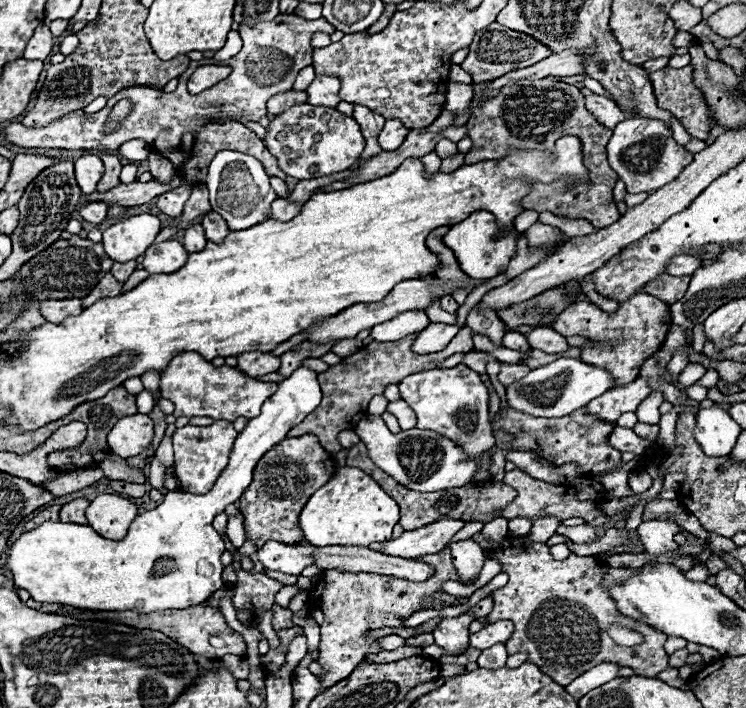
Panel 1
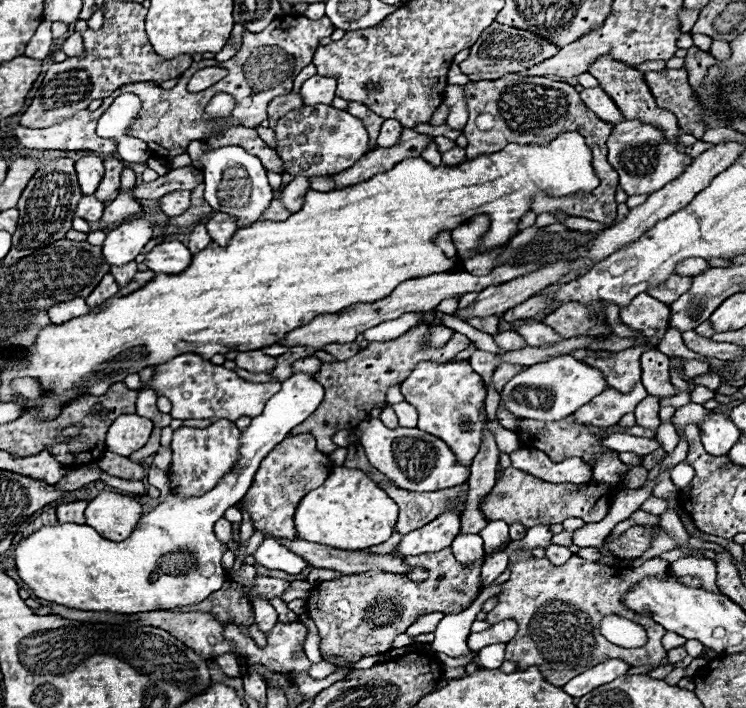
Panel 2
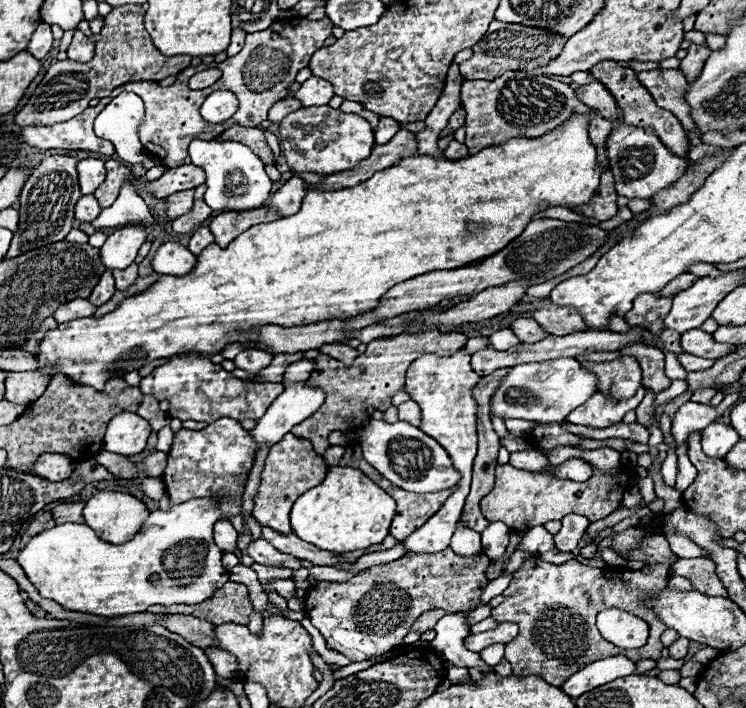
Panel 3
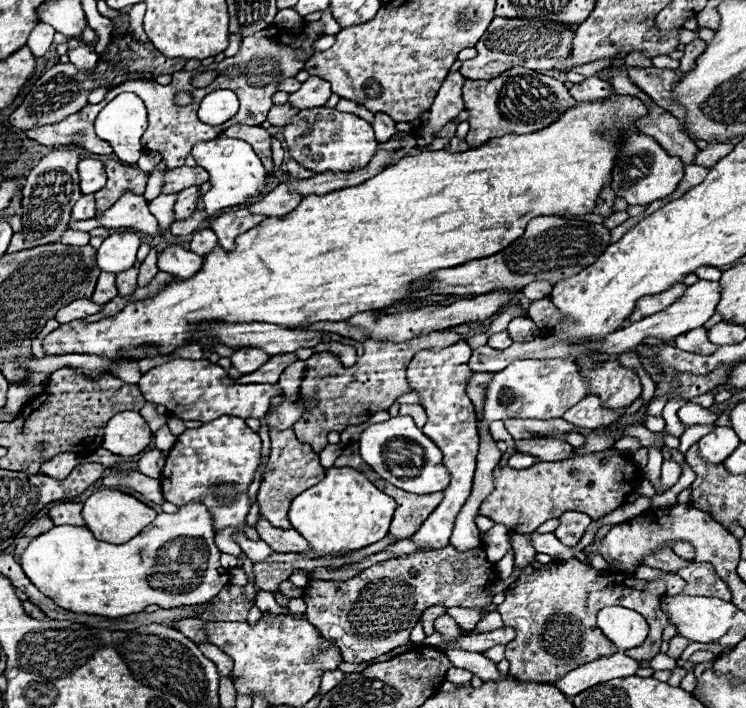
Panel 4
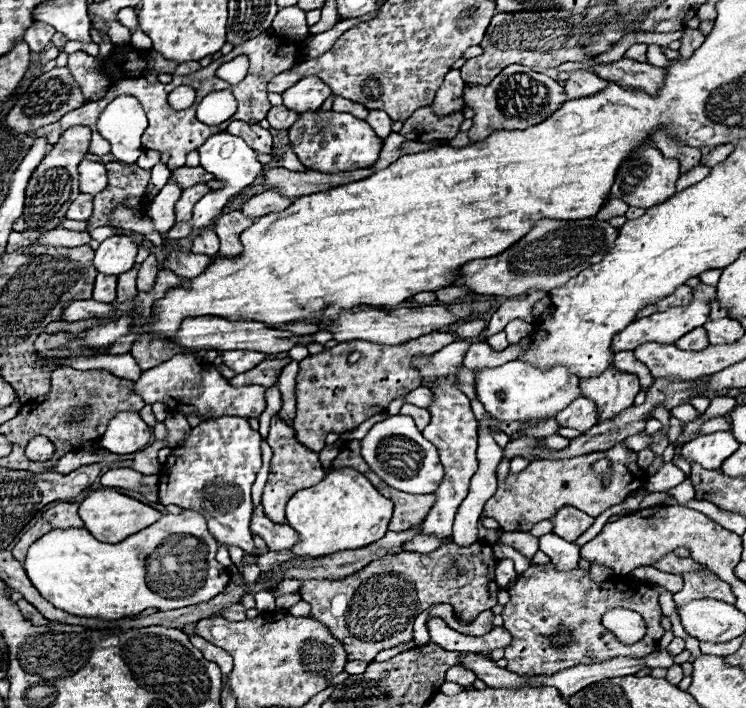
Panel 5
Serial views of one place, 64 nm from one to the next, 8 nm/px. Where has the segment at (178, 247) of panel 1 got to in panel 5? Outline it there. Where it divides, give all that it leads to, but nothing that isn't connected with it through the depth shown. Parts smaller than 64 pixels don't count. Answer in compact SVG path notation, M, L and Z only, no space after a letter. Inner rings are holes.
M172 252L162 266L166 270L172 270L176 276L180 278L196 278L198 274L202 274L208 264L212 262L210 256L206 254L192 254L192 252Z

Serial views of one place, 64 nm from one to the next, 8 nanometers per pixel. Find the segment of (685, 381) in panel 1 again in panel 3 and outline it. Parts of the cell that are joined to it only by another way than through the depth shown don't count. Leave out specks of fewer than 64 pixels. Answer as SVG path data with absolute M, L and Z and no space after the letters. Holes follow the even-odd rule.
M678 354L680 364L688 370L688 372L700 372L700 370L708 370L716 360L706 360L694 354Z

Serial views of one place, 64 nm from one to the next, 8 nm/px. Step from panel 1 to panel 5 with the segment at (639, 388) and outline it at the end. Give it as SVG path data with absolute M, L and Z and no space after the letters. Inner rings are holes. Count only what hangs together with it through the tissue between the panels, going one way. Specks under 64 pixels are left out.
M580 396L574 404L570 404L568 408L562 410L560 416L556 416L556 420L564 426L564 428L574 428L580 432L586 432L588 428L598 424L598 412L594 406L594 400L588 400L584 396Z

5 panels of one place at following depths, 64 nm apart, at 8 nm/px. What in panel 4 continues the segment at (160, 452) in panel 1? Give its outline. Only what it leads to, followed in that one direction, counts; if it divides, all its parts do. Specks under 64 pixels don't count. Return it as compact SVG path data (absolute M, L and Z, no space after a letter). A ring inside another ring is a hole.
M154 448L154 450L148 450L148 452L144 452L142 454L142 458L140 458L140 462L138 462L138 470L142 472L142 474L146 474L146 476L150 476L150 478L160 478L160 472L162 472L162 468L164 468L164 454L158 450L158 448Z

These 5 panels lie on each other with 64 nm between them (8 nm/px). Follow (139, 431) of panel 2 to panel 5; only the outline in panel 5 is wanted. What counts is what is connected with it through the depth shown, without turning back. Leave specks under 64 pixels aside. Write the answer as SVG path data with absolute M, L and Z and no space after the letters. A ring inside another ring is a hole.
M120 412L116 414L98 446L110 450L112 454L134 454L148 446L152 440L152 428L140 418L138 412Z

